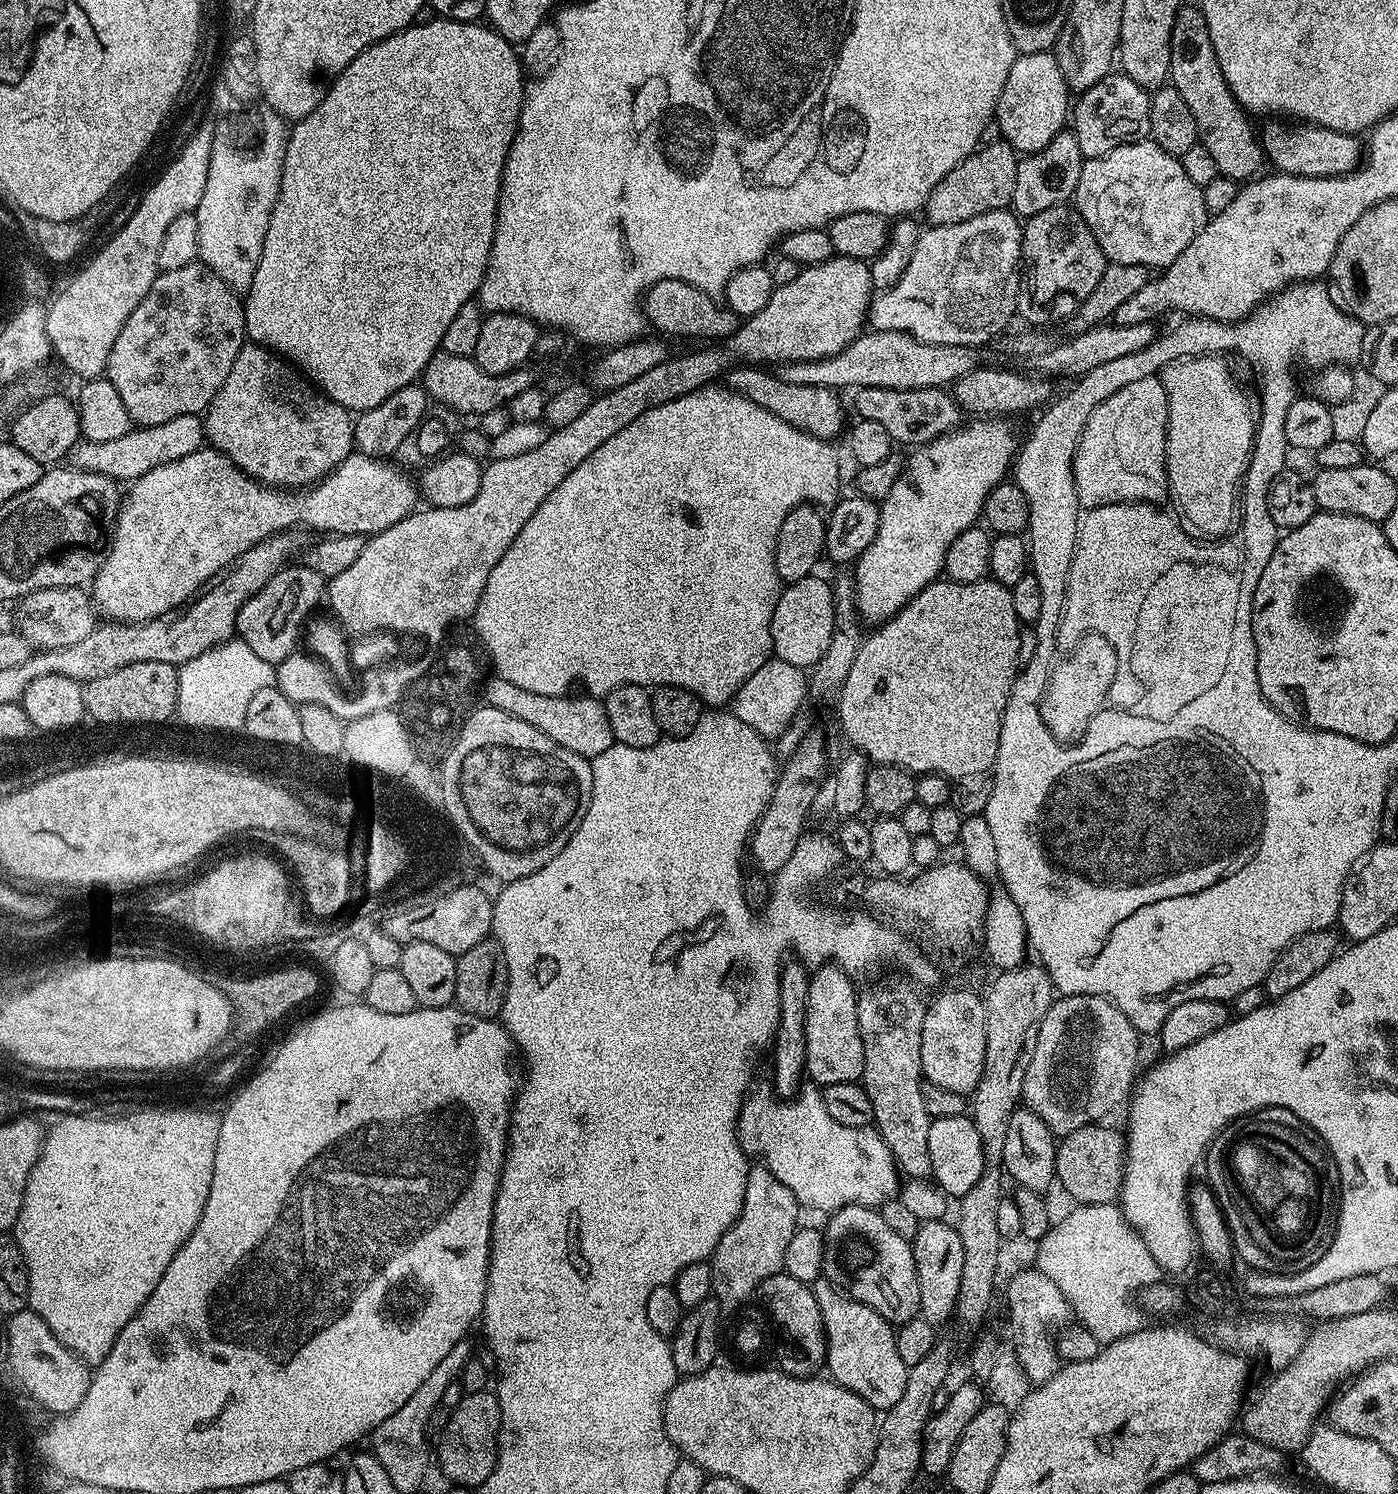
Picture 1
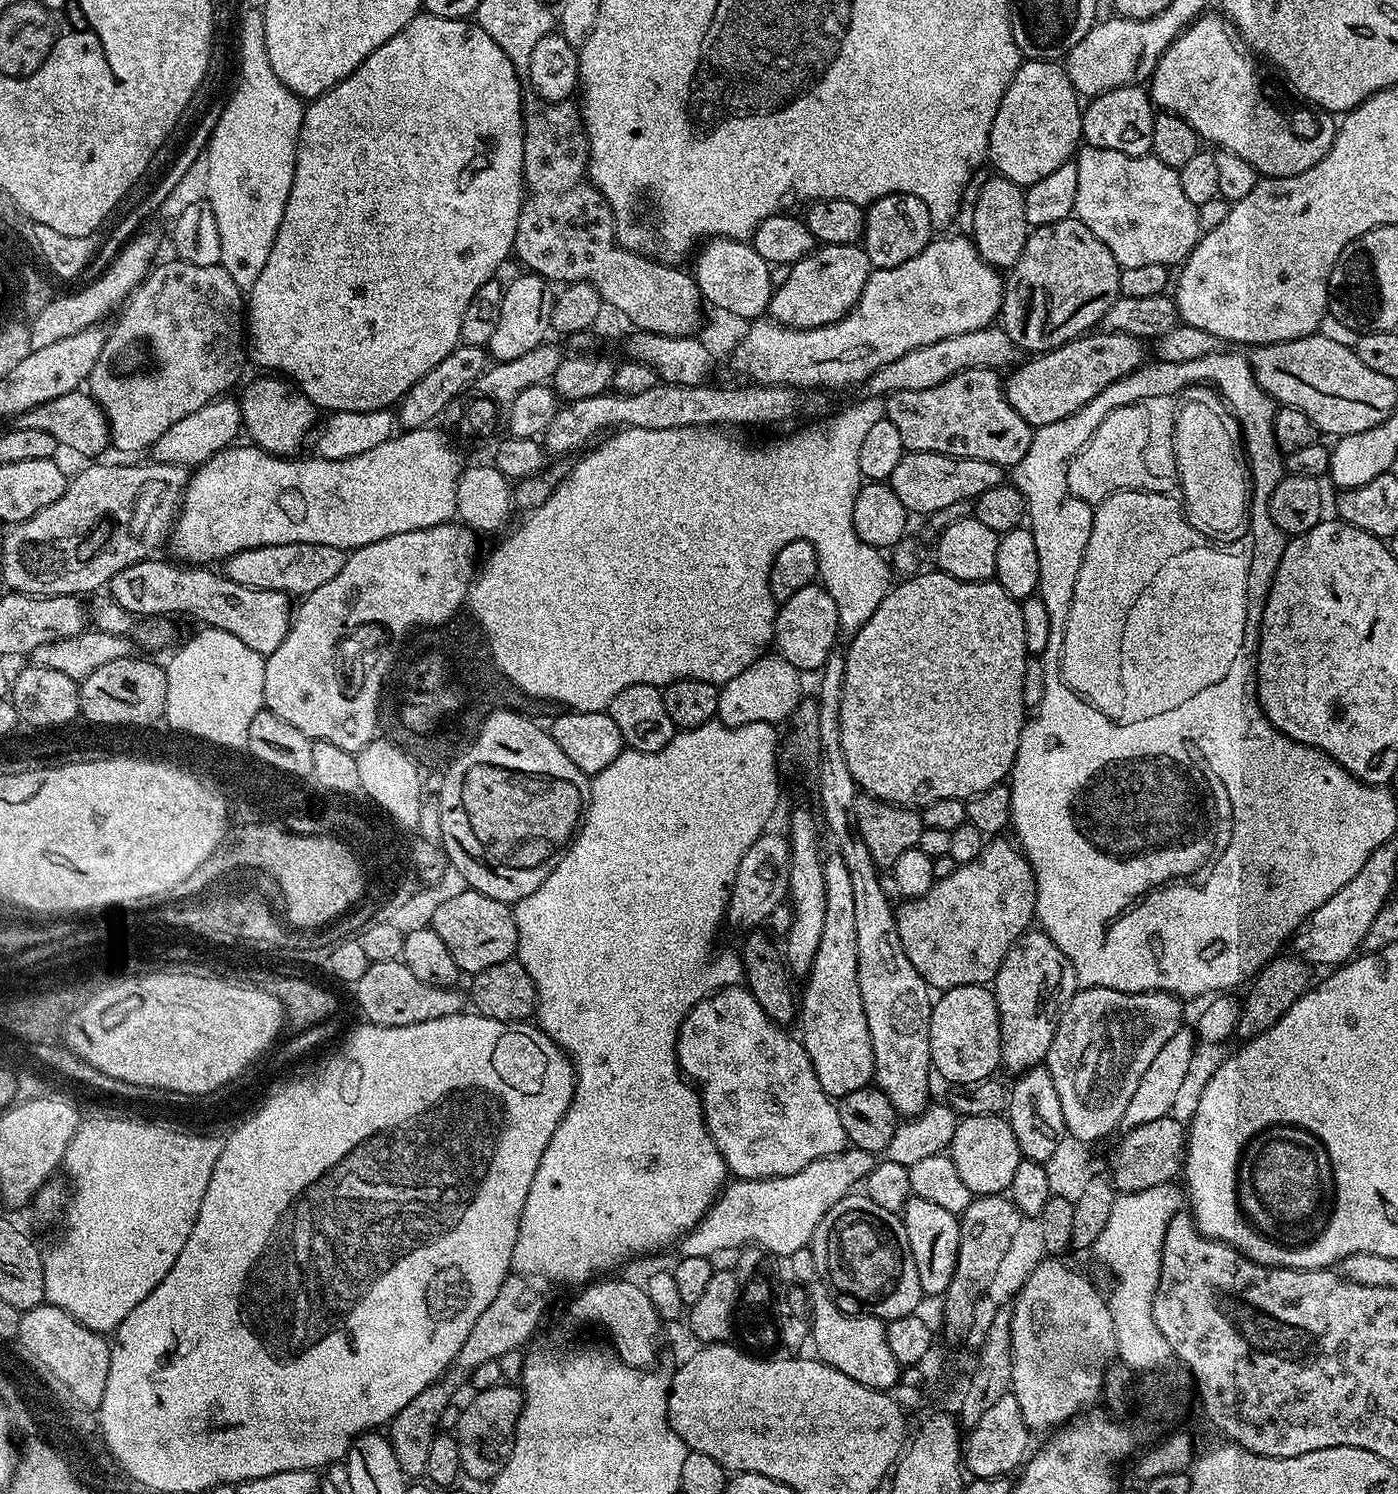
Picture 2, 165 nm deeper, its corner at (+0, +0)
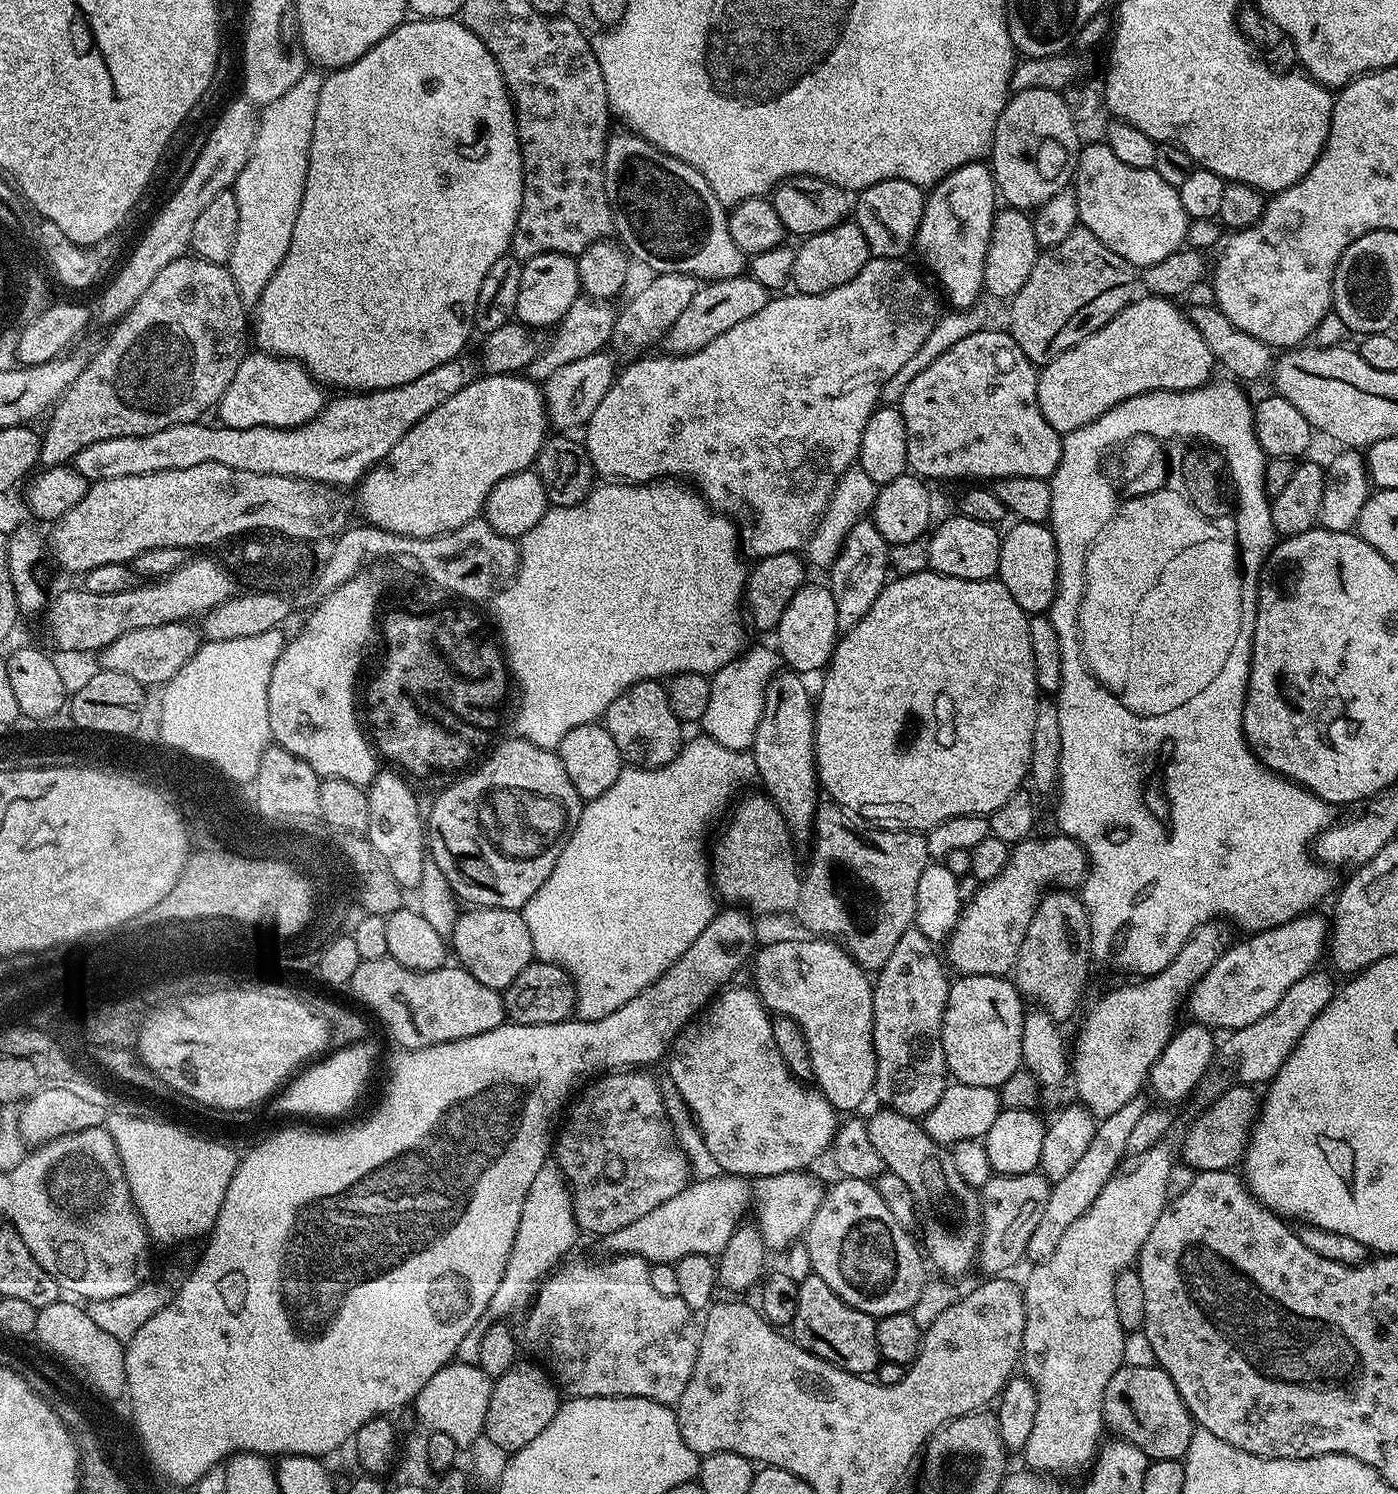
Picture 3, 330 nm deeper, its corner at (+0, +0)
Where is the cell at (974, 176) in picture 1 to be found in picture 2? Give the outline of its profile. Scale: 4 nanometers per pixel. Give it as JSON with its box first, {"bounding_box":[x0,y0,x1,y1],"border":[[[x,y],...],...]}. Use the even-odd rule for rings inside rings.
{"bounding_box":[974,174,1029,270],"border":[[[992,174],[976,196],[974,243],[980,252],[980,257],[997,270],[1010,270],[1018,262],[1026,246],[1029,231],[1024,205],[1024,188],[1010,182],[1004,176]]]}

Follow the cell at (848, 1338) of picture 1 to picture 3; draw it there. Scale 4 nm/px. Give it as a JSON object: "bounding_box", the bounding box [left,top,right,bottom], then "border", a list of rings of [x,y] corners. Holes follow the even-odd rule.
{"bounding_box":[790,1274,882,1377],"border":[[[811,1274],[799,1283],[798,1310],[790,1325],[790,1335],[798,1346],[810,1354],[852,1372],[855,1376],[867,1377],[882,1364],[878,1342],[876,1341],[876,1320],[862,1310],[854,1310],[822,1278]]]}

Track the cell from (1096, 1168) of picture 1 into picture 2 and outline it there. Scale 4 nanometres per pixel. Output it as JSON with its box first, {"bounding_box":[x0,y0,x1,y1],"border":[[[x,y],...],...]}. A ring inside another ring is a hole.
{"bounding_box":[1110,1114,1186,1193],"border":[[[1169,1114],[1137,1128],[1129,1128],[1123,1133],[1120,1145],[1112,1152],[1112,1176],[1110,1175],[1111,1183],[1121,1193],[1171,1184],[1181,1175],[1182,1157],[1186,1151],[1186,1128],[1174,1117]]]}

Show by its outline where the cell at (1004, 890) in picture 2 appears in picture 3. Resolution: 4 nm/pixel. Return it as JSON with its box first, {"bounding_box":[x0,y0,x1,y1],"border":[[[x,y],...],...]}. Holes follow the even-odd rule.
{"bounding_box":[946,835,1088,977],"border":[[[1061,835],[1060,840],[1029,838],[1011,845],[1006,866],[994,878],[983,881],[960,909],[952,932],[946,941],[946,964],[960,976],[1007,977],[1016,967],[1026,930],[1040,905],[1040,897],[1059,880],[1068,880],[1072,872],[1077,878],[1088,870],[1088,855],[1077,840]]]}

